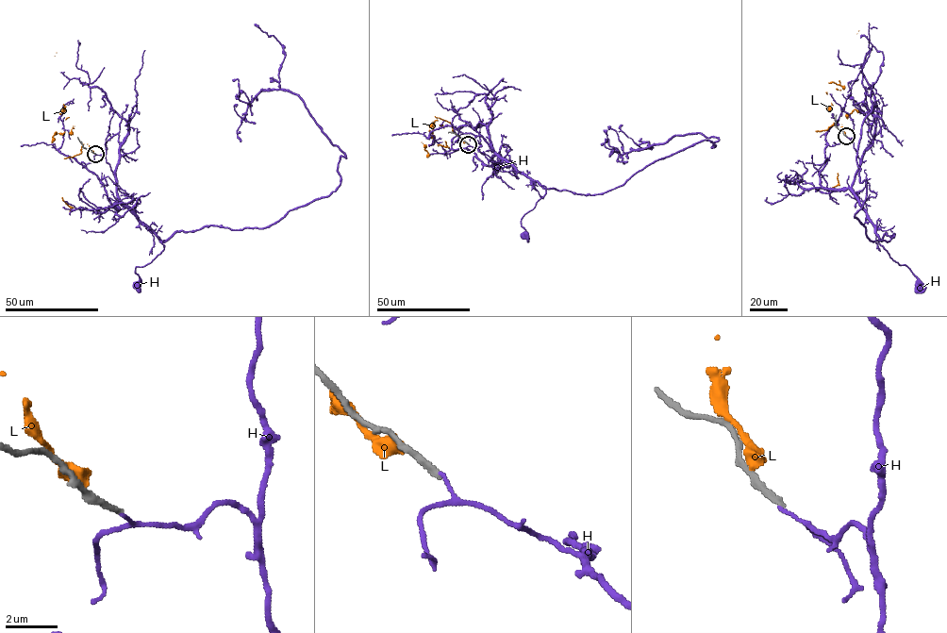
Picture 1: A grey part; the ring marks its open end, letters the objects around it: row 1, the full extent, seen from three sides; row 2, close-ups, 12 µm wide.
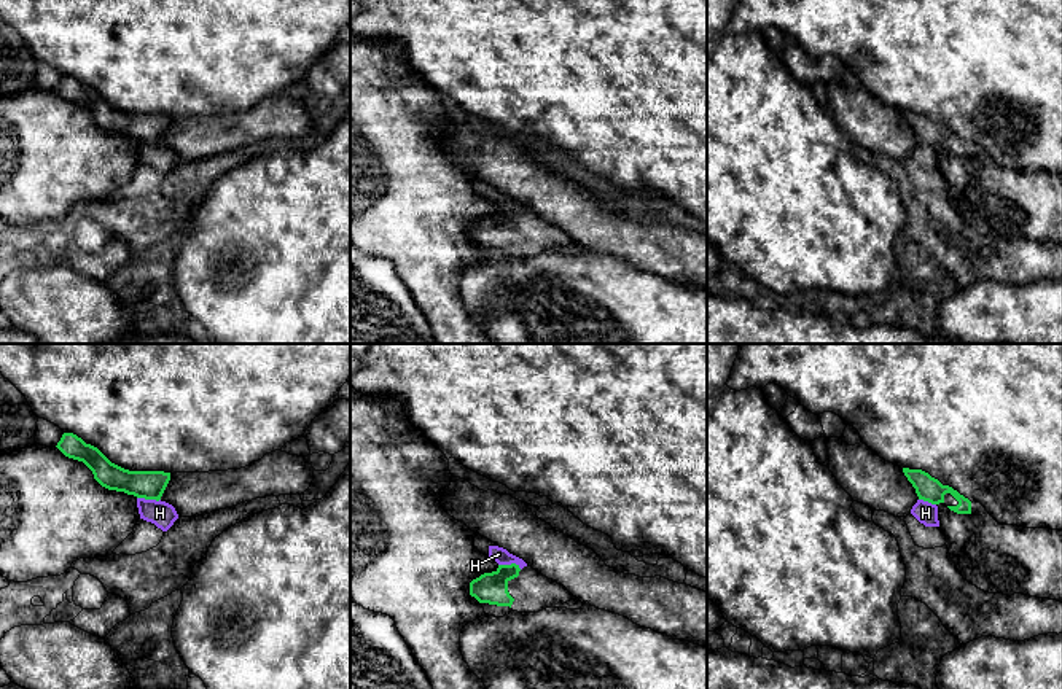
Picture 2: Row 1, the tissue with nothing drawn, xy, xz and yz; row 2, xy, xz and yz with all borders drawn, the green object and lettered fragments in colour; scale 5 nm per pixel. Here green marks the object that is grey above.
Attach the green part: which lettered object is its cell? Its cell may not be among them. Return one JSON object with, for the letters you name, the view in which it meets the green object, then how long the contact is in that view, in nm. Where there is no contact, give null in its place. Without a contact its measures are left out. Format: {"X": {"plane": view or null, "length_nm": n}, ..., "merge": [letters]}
{"merge": []}

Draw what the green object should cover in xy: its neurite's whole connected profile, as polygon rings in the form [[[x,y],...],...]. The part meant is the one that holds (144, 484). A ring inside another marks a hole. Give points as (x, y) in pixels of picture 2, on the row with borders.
[[[64,433],[56,447],[65,457],[83,461],[92,471],[94,479],[108,490],[159,501],[170,481],[170,473],[164,471],[124,469],[73,433]]]

